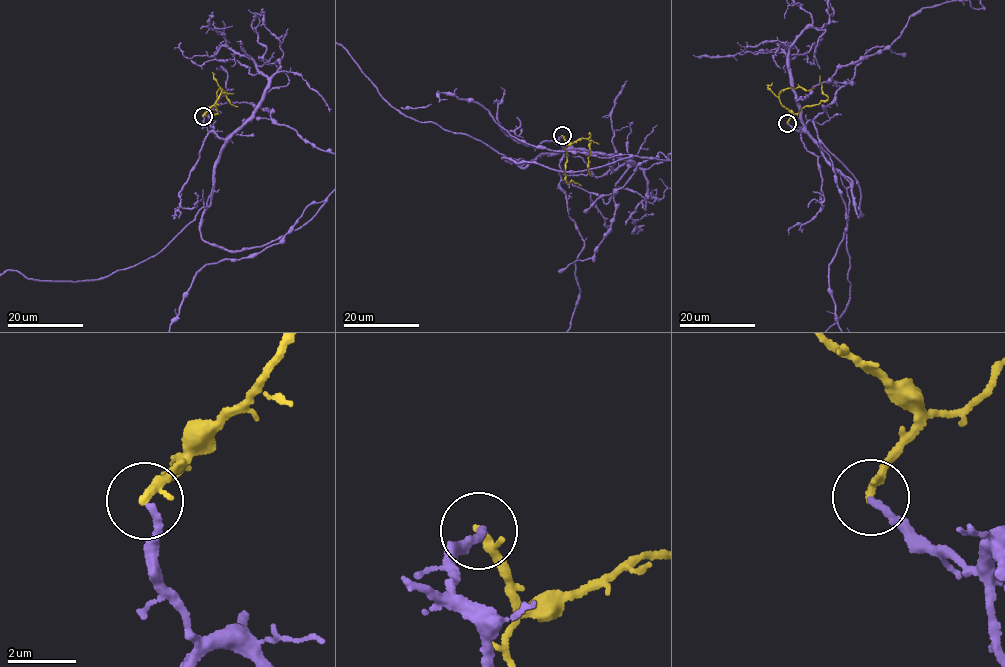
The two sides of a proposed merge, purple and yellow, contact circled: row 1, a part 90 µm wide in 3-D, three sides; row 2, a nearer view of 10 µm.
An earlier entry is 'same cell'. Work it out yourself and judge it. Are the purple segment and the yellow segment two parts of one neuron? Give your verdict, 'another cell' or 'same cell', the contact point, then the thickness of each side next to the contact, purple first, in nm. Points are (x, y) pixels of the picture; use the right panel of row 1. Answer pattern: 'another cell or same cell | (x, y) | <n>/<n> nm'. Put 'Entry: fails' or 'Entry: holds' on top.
Entry: fails
another cell | (787, 123) | 220/260 nm

